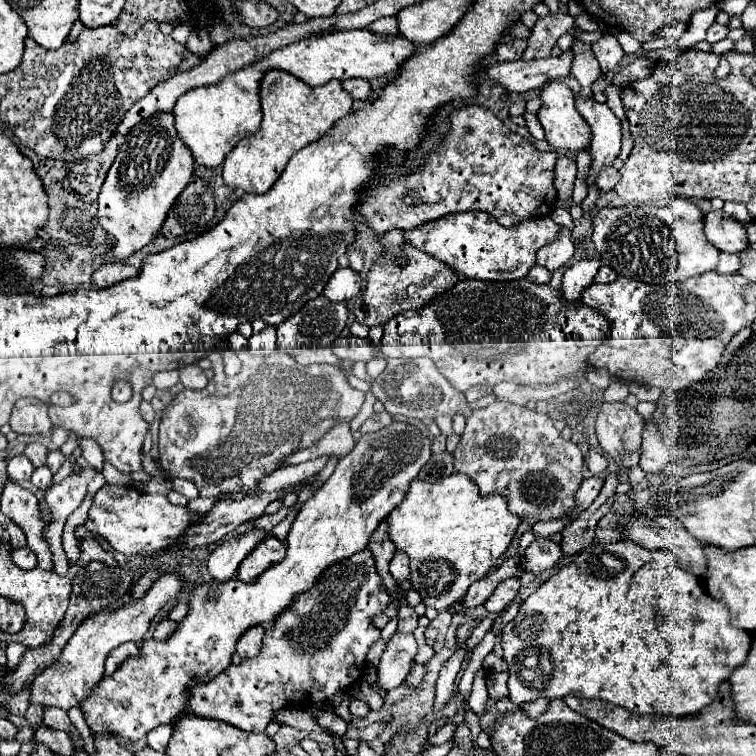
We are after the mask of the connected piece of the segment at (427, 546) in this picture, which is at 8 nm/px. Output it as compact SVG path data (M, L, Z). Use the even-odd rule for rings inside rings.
M452 473L450 477L444 477L436 483L426 481L414 481L408 489L408 495L400 507L396 507L388 515L388 537L396 545L396 549L404 551L410 559L410 571L412 571L412 587L420 591L422 601L426 607L434 607L438 611L448 609L452 603L462 599L468 591L468 587L482 579L500 559L500 555L508 549L516 527L520 523L520 517L512 515L506 507L506 499L500 495L488 495L480 497L478 487L460 473Z

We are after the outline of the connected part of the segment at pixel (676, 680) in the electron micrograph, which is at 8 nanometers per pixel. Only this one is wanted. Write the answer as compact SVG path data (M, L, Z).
M616 541L616 543L594 543L588 549L580 551L580 559L562 565L558 573L554 573L548 581L544 581L520 607L520 613L504 627L500 635L500 645L504 649L504 659L508 663L510 679L510 701L514 705L522 705L522 701L534 701L538 697L588 697L588 699L604 699L610 703L616 703L620 707L626 707L628 711L640 713L640 715L672 715L672 717L684 717L692 715L704 707L708 707L718 697L718 687L722 681L728 681L732 671L740 667L750 651L752 637L746 631L736 631L730 623L730 611L724 607L724 603L712 599L704 593L704 587L700 579L688 571L684 571L676 561L672 561L672 553L668 549L654 549L648 551L644 547L638 547L632 541Z

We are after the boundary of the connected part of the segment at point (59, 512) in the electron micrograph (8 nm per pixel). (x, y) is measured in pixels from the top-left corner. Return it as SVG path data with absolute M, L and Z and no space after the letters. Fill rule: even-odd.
M84 467L78 473L70 473L62 483L52 485L46 491L45 502L52 514L52 521L44 529L44 539L52 551L56 575L66 575L70 571L70 563L62 547L62 527L68 515L80 507L88 493L98 493L104 483L102 473L92 467Z

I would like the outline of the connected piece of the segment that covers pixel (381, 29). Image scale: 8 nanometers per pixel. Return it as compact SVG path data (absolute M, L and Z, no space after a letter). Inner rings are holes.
M384 17L384 19L378 19L376 23L372 23L368 29L376 31L376 33L398 35L398 19L396 17Z

